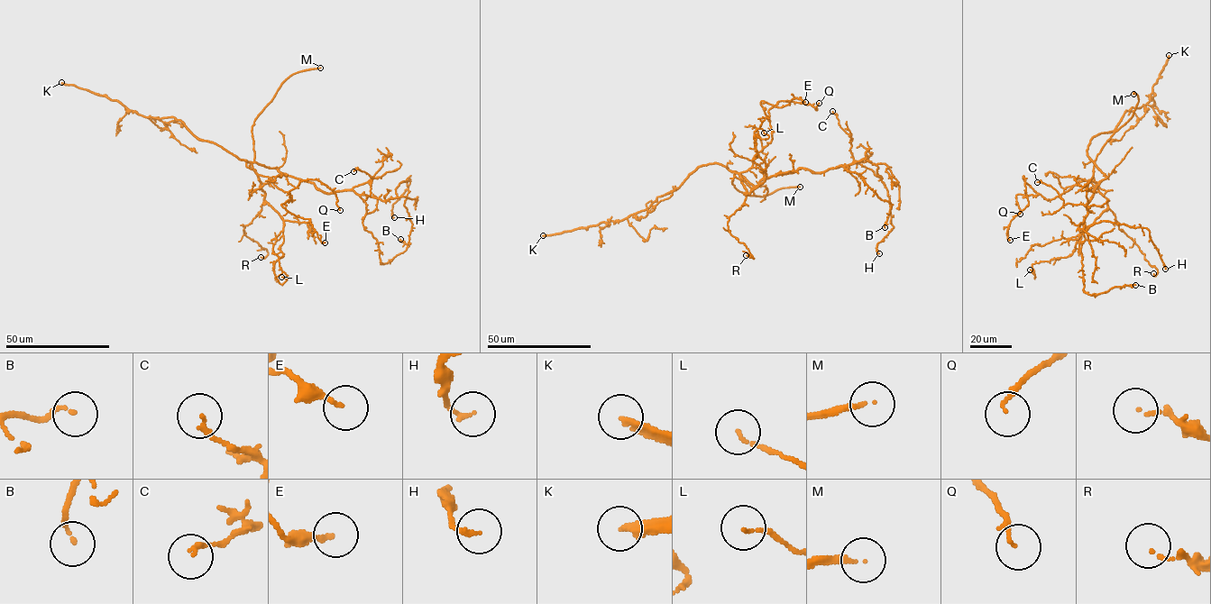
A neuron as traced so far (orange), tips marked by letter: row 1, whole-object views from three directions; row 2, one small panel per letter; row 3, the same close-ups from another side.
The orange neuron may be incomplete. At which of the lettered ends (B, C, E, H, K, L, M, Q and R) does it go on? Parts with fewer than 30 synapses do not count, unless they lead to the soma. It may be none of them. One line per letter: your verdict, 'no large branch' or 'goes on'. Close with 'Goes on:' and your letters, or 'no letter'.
B: no large branch
C: no large branch
E: no large branch
H: no large branch
K: goes on
L: no large branch
M: goes on
Q: no large branch
R: no large branch
Goes on: K, M

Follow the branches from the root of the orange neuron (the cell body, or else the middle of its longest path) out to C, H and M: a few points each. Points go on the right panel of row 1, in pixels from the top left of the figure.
C: (1106, 178), (1097, 186), (1087, 204), (1091, 213), (1082, 205), (1064, 205), (1054, 189), (1037, 182)
H: (1106, 178), (1087, 204), (1091, 213), (1078, 229), (1085, 231), (1102, 221), (1146, 227), (1165, 269)
M: (1106, 178), (1095, 160), (1110, 136), (1132, 116), (1138, 102), (1137, 95), (1133, 94)

